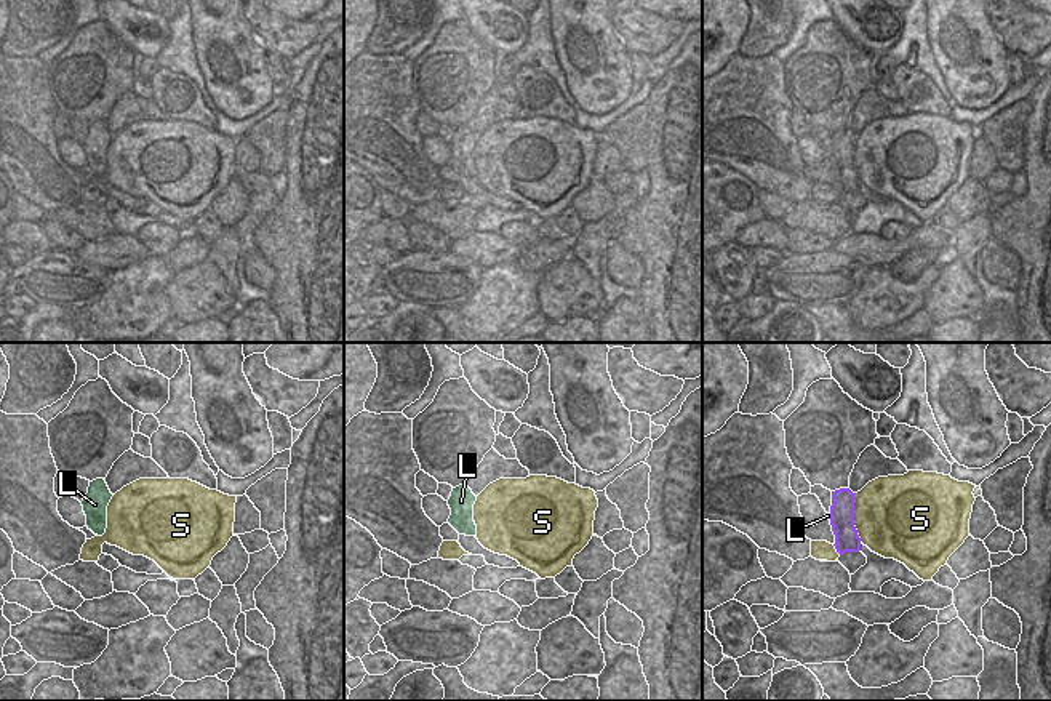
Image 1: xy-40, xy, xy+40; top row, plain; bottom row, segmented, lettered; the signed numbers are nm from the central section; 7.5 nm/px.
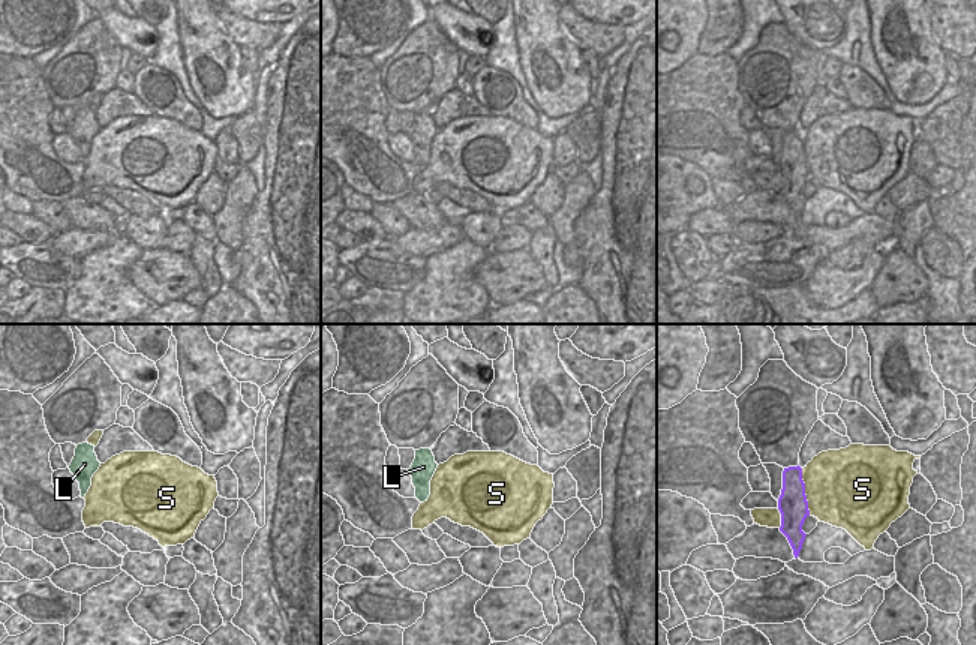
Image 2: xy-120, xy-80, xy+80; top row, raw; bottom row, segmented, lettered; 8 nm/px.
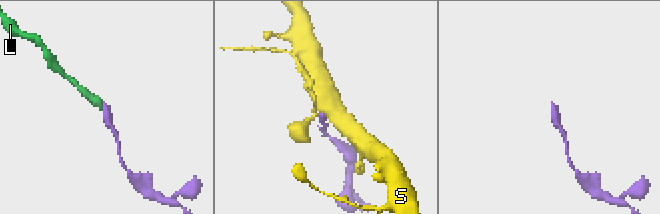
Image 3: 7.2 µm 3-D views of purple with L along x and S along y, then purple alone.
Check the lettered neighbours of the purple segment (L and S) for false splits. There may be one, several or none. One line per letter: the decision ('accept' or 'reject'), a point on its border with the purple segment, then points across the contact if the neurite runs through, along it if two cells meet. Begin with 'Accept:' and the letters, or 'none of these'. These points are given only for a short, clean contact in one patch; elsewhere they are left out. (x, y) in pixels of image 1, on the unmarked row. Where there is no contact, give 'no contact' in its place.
Accept: L
L: accept | xy+40 (831, 159) | across xy+40 (842, 152), (831, 159), (827, 157)
S: reject | xy+40 (853, 159)

